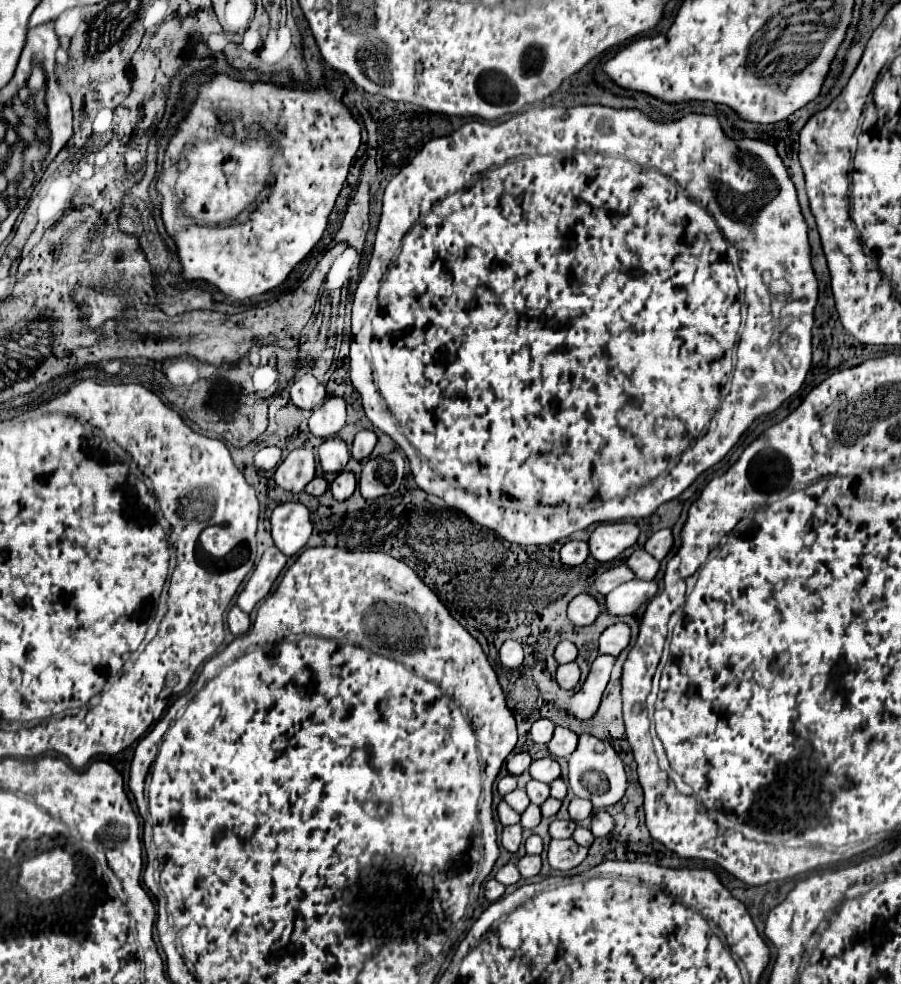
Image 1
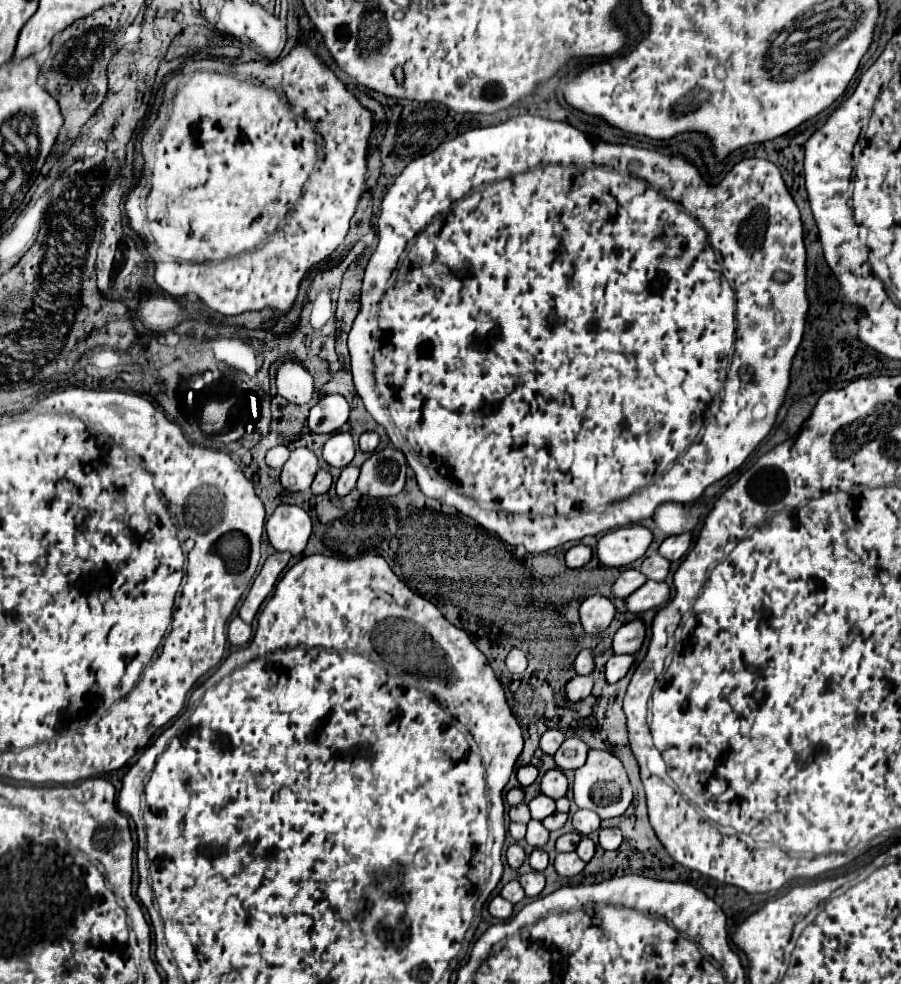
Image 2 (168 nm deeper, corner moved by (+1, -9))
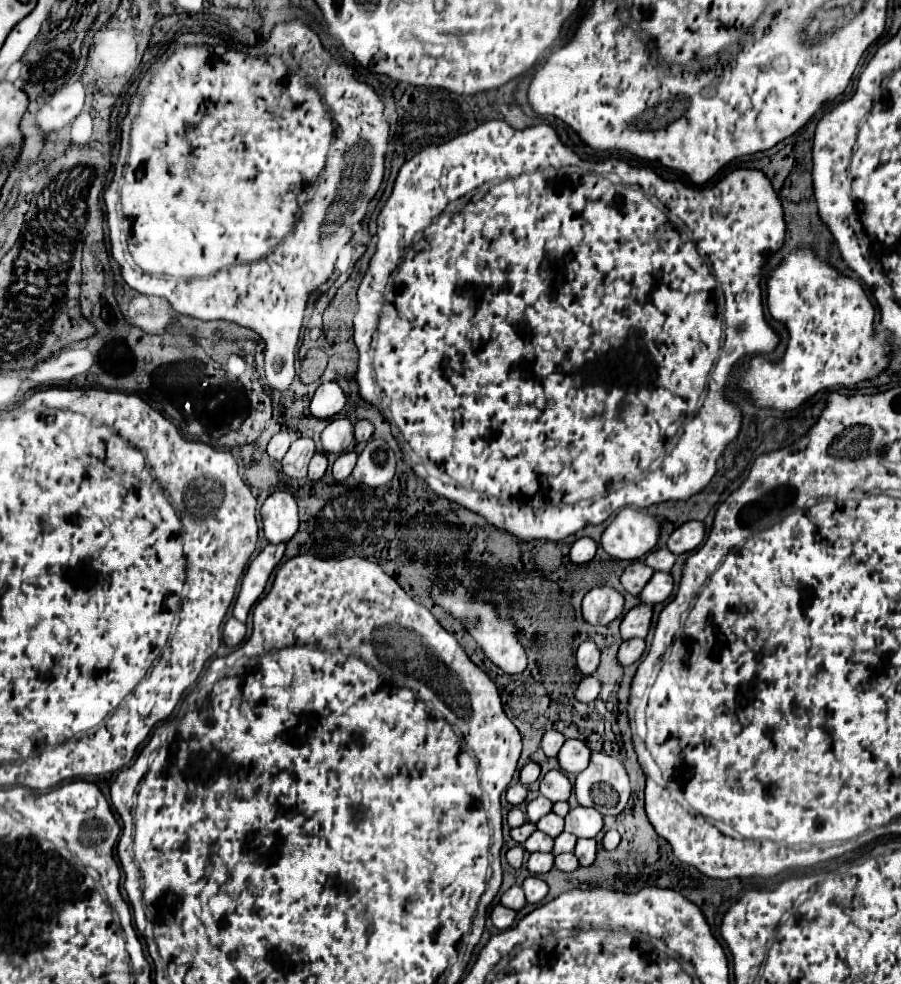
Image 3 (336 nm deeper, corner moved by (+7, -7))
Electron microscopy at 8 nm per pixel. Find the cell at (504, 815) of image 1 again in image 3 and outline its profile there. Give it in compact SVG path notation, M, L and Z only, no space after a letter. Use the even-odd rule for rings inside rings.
M524 823L524 825L520 825L520 827L510 829L510 837L512 837L516 843L520 843L520 845L522 845L534 829L536 829L536 827L534 827L532 823Z

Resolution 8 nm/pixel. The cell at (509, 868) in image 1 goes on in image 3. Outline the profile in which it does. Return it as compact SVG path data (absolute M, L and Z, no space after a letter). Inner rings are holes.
M518 885L510 887L510 889L500 897L500 903L506 905L506 907L510 907L510 909L514 909L514 911L520 911L520 909L526 905L522 887L518 887Z

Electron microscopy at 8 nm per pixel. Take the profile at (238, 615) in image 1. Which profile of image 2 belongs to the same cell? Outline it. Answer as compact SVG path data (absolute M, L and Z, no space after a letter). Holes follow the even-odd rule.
M234 617L228 625L228 639L232 645L236 647L242 647L250 641L252 637L252 627L248 623L244 623L240 617Z

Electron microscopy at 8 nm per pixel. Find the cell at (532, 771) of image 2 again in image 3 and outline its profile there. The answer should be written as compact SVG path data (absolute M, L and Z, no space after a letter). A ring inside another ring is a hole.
M534 761L526 763L526 765L520 769L520 783L522 783L522 785L534 783L538 777L540 777L540 765L534 763Z

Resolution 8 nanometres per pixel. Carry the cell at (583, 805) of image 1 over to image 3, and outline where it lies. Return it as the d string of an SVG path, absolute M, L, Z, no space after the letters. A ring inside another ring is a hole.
M576 807L566 815L566 831L576 837L596 837L602 829L602 815L594 807Z

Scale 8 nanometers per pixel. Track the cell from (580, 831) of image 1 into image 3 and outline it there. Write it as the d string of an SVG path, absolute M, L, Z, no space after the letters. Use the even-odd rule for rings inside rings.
M578 839L574 855L578 857L580 865L590 865L596 859L596 841L594 839Z

